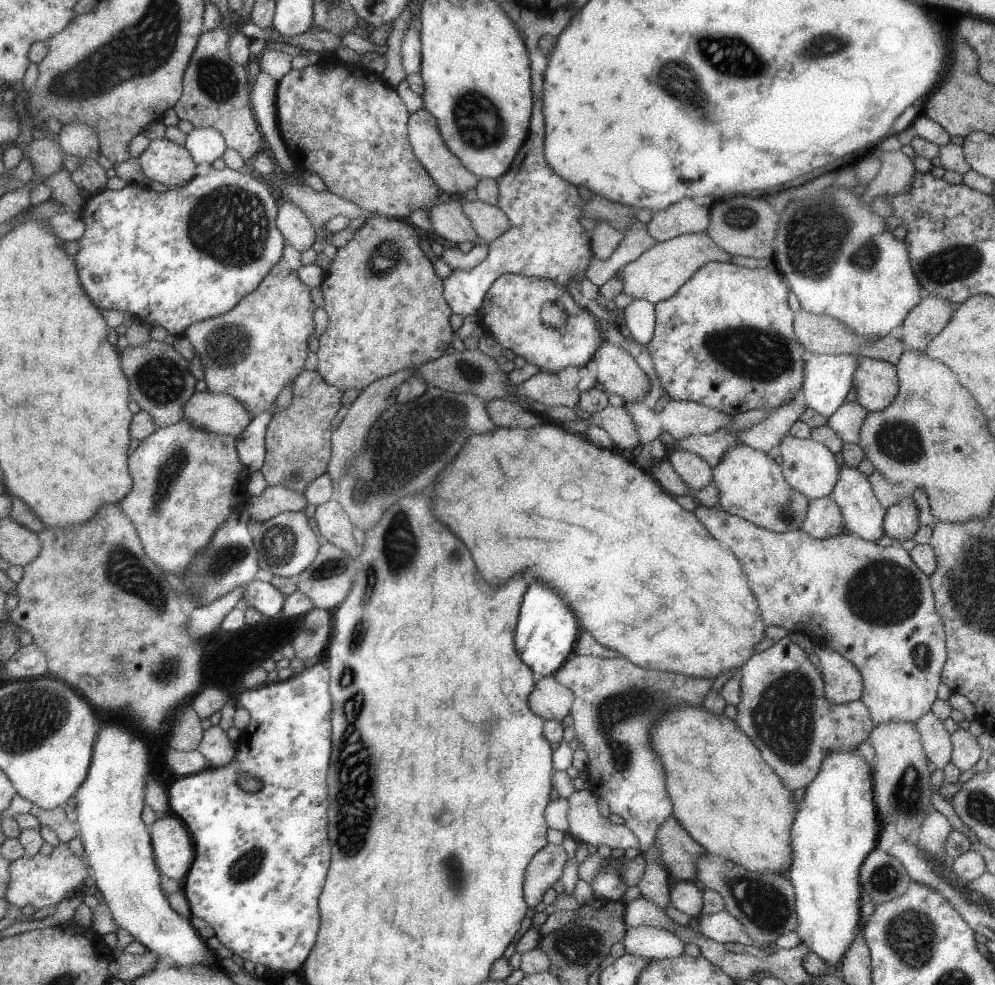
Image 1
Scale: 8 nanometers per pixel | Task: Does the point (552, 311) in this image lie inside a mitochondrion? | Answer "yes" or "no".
yes

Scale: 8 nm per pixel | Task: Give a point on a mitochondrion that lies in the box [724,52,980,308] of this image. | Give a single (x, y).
(814, 242)

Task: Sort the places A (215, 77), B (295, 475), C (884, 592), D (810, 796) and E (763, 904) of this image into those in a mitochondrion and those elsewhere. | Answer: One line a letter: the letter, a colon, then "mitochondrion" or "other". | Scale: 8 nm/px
A: mitochondrion
B: mitochondrion
C: mitochondrion
D: other
E: mitochondrion

